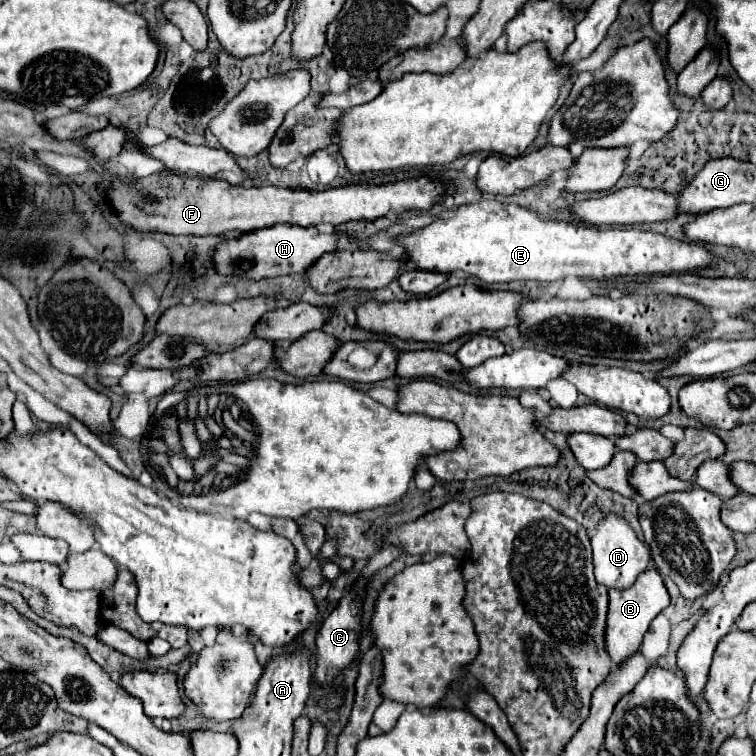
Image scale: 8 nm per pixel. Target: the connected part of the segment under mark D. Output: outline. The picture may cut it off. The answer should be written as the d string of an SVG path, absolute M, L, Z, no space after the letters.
M618 513L604 515L604 519L596 525L596 533L590 537L590 541L592 541L592 553L594 553L596 581L606 587L626 589L648 567L648 561L650 561L648 547L636 537L632 527Z

